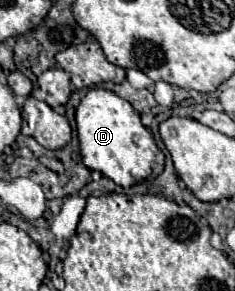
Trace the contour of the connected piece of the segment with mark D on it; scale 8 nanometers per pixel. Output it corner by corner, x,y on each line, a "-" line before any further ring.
90,89
76,107
76,129
80,155
90,171
98,171
116,185
128,189
134,183
154,179
164,169
164,155
142,125
134,107
108,89

